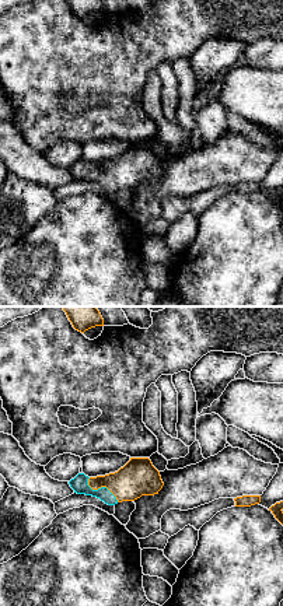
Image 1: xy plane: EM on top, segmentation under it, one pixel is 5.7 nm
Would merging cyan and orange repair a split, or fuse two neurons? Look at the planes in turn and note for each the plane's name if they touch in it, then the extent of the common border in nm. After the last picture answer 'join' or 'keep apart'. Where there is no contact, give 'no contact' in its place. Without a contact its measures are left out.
meets cyan in xy; contact 220 nm long

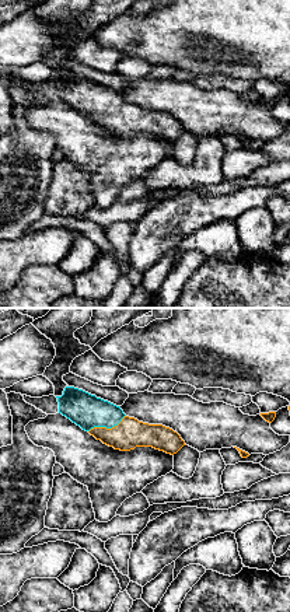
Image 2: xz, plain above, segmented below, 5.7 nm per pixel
meets cyan in xz; contact 240 nm long

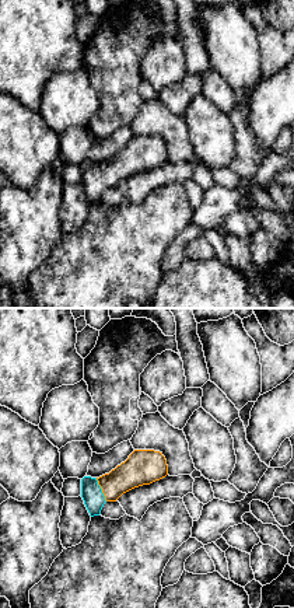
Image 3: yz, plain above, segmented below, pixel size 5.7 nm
meets cyan in yz; contact 150 nm long

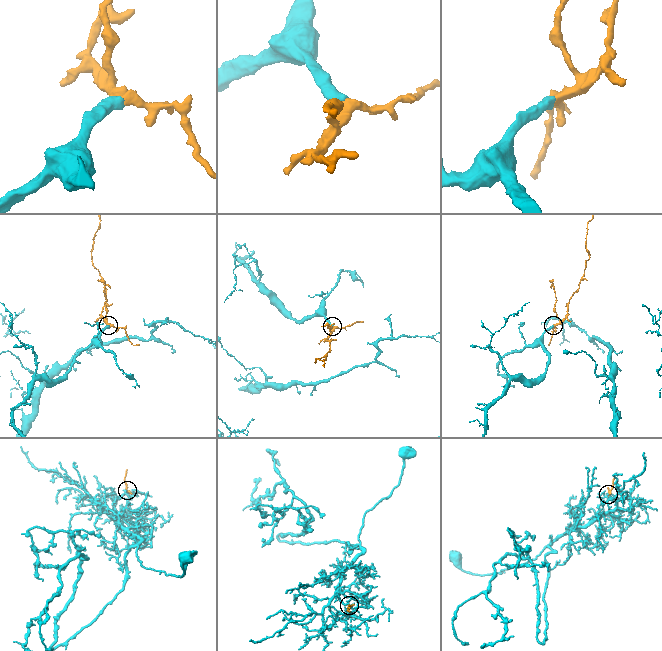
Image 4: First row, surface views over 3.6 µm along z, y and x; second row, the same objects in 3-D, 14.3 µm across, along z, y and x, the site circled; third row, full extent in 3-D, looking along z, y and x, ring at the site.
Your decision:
join

